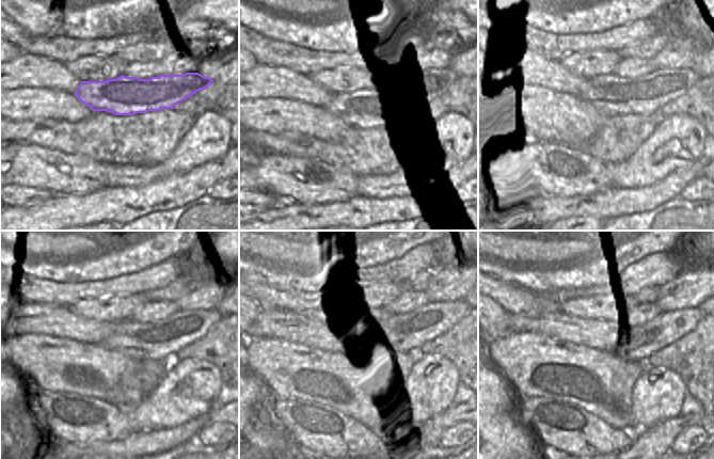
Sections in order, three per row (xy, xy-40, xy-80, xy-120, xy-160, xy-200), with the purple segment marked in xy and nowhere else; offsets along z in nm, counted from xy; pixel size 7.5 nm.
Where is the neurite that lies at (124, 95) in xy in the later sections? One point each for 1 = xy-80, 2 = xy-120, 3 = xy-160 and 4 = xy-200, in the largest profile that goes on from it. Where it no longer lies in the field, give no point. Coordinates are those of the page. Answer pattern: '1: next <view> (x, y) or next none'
1: next xy-80 (611, 95)
2: next xy-120 (163, 338)
3: next xy-160 (402, 337)
4: next xy-200 (669, 327)

